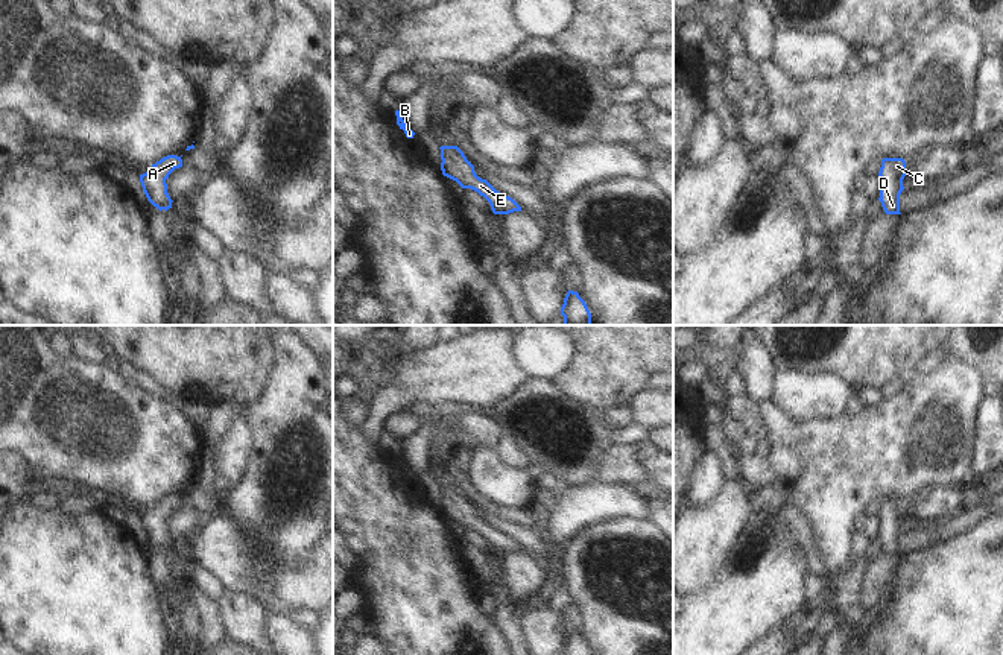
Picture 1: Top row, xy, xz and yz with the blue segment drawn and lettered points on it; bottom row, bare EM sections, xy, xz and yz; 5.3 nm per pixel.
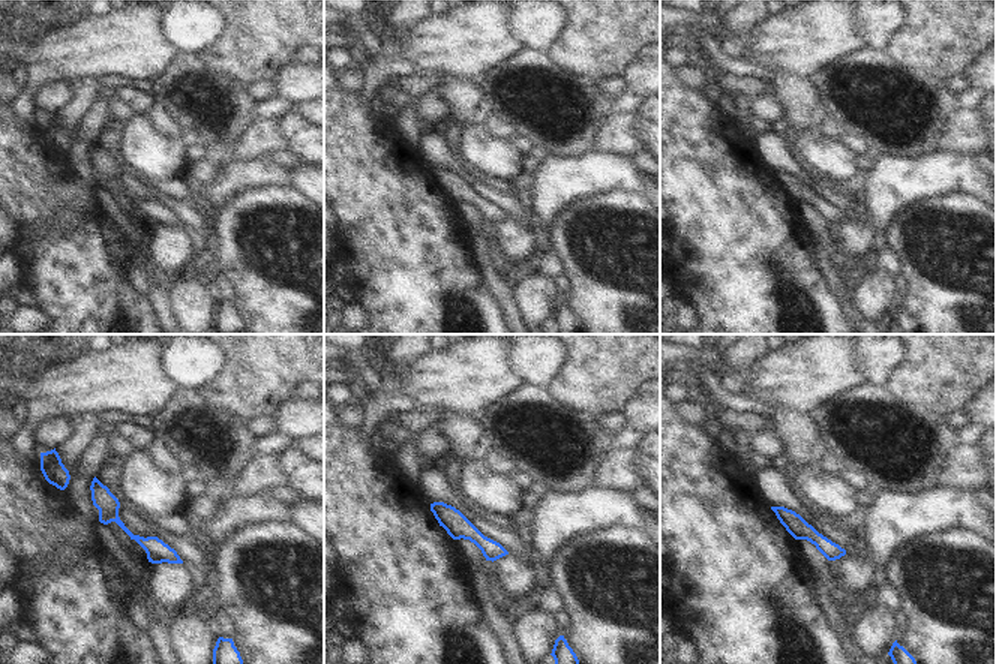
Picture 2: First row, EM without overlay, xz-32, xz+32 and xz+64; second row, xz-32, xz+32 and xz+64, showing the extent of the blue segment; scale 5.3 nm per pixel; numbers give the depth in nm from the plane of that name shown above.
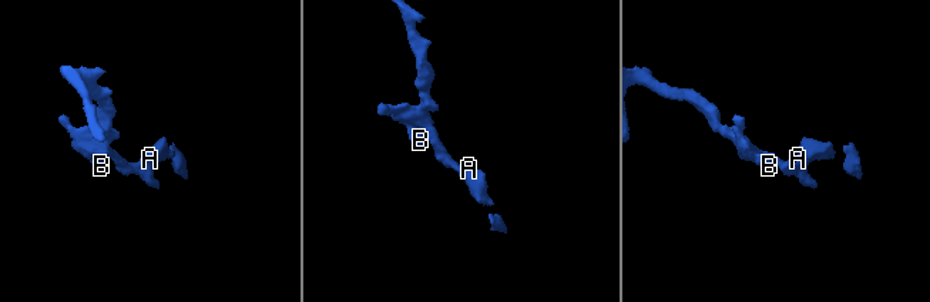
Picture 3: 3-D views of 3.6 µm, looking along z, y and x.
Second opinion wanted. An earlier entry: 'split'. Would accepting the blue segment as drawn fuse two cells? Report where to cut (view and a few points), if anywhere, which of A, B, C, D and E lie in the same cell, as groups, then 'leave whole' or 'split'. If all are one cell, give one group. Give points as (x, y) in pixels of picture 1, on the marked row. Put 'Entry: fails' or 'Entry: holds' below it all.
no cut | A B C D E | leave whole
Entry: fails

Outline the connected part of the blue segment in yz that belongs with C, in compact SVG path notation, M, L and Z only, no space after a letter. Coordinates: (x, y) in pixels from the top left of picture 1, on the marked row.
M883 158L878 176L881 178L878 201L884 213L901 214L900 195L904 190L906 161L903 158Z

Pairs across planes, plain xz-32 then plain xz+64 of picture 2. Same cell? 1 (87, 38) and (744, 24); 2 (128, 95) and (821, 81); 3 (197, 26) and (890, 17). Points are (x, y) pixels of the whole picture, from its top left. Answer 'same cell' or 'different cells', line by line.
1: different cells
2: different cells
3: same cell

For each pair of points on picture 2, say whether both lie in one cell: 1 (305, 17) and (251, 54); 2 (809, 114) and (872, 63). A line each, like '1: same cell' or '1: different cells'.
1: same cell
2: different cells

